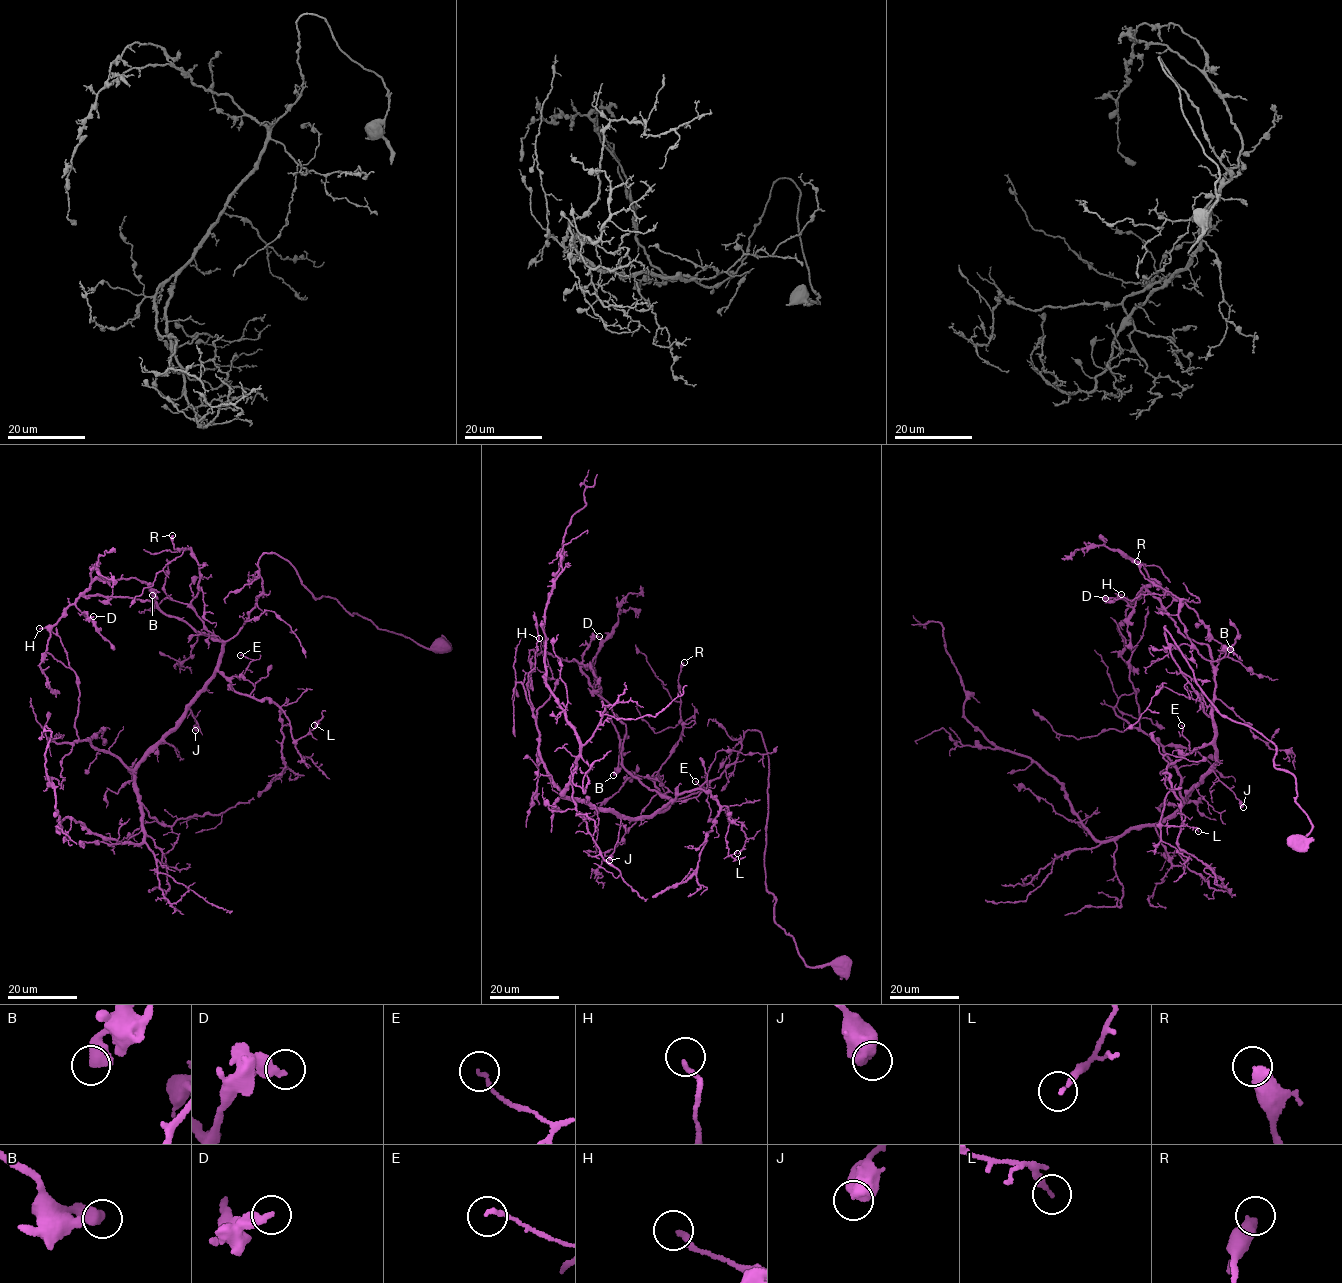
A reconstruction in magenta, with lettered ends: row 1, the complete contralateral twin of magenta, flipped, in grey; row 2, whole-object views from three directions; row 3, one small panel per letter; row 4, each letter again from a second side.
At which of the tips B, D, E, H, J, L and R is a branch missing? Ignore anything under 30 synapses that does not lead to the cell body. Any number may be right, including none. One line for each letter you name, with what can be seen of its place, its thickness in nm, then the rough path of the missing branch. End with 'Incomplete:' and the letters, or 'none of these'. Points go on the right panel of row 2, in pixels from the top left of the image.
Incomplete: none of these

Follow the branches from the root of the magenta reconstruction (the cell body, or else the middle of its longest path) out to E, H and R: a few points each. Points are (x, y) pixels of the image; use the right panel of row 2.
E: (1294, 842), (1312, 826), (1293, 775), (1215, 707), (1165, 626), (1214, 739), (1192, 751), (1181, 725)
H: (1294, 842), (1312, 826), (1293, 775), (1215, 707), (1164, 628), (1208, 716), (1207, 645), (1144, 588), (1121, 594)
R: (1294, 842), (1312, 826), (1293, 775), (1215, 707), (1165, 626), (1205, 713), (1213, 664), (1137, 561)

